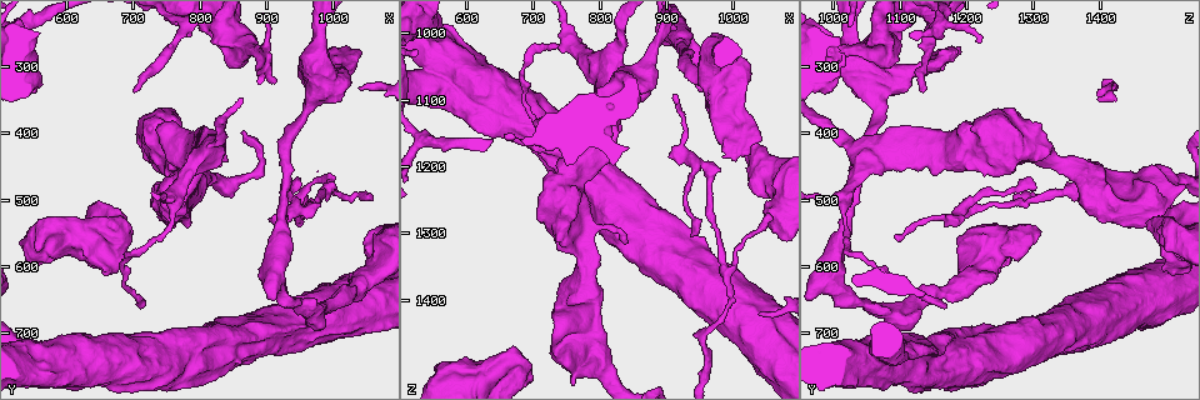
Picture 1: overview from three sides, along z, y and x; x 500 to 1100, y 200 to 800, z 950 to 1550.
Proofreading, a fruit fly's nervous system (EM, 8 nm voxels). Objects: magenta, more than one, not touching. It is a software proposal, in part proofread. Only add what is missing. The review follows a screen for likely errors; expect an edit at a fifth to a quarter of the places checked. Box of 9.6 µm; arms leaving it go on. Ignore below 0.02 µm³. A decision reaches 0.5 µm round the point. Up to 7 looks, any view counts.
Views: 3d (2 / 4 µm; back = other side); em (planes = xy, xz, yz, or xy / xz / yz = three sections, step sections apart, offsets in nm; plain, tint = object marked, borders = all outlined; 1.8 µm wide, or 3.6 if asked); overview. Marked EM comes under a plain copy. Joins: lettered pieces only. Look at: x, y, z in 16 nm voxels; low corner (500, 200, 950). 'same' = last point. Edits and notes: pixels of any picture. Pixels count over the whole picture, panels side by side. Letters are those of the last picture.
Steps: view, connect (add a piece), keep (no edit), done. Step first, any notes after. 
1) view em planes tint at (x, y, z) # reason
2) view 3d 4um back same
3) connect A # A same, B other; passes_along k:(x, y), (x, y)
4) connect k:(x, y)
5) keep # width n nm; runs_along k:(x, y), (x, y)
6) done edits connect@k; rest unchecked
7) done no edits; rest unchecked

view em planes borders at (850, 300, 1080) # stops while still wide

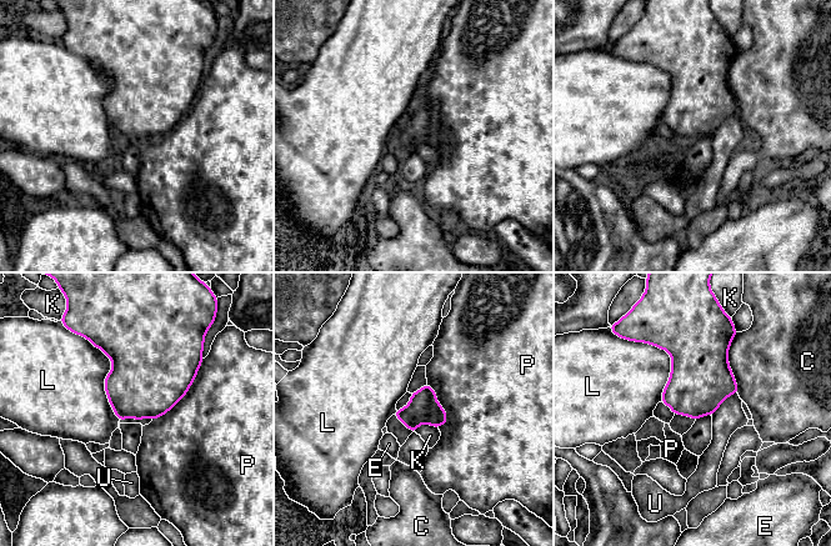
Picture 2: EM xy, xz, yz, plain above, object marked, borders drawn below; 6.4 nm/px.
keep # C other, E other, K other, L other, P other, U other; border 2:(437, 429), (421, 424), (415, 432); none of them fits

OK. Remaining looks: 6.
view em planes borders at (990, 485, 1355) # a fork

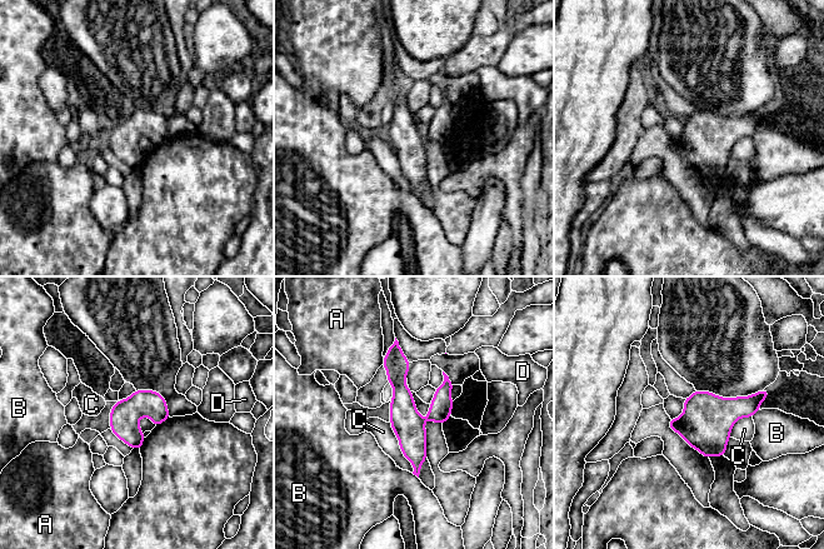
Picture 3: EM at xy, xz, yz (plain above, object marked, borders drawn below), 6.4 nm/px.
keep # A other, B other, C other, D other; runs_along 3:(395, 345), (396, 383), (417, 470); no lettered piece goes on from it

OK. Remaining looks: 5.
view 3d 4um at (565, 740, 1070) # thick turns thin

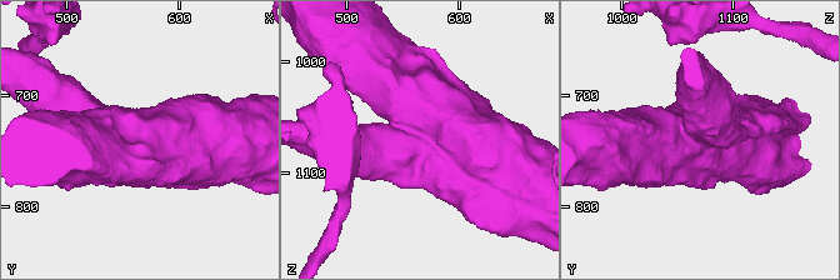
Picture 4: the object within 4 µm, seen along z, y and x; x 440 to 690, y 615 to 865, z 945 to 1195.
view em 3.6um xz step 16 tint at (560, 734, 1066) # need the tissue

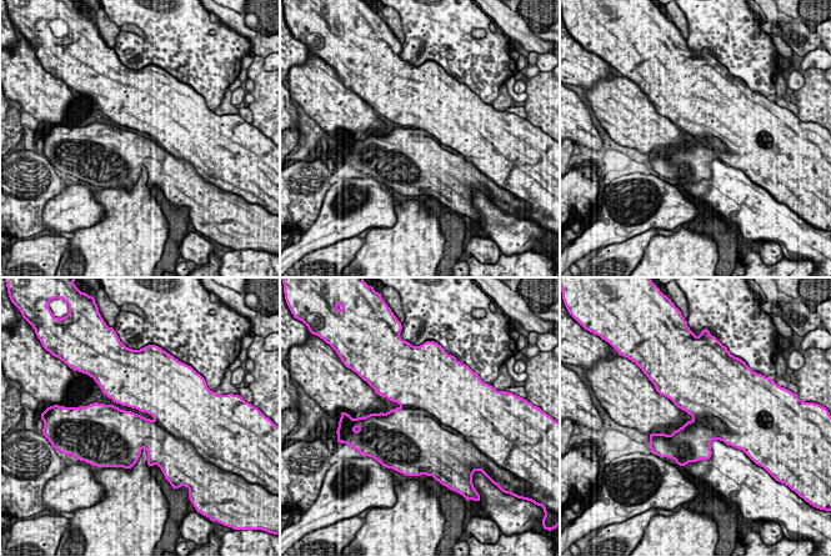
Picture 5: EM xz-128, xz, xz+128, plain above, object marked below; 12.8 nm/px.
view em 3.6um planes borders same # another direction

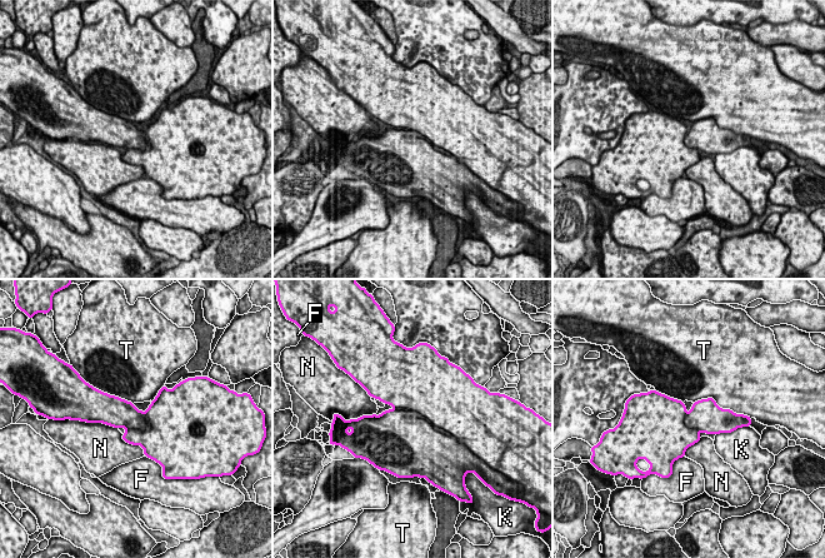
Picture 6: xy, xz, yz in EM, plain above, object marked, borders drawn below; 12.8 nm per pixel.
keep # F other, K other, N other, T other; no lettered piece goes on from it

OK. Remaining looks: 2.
done no edits; rest unchecked

